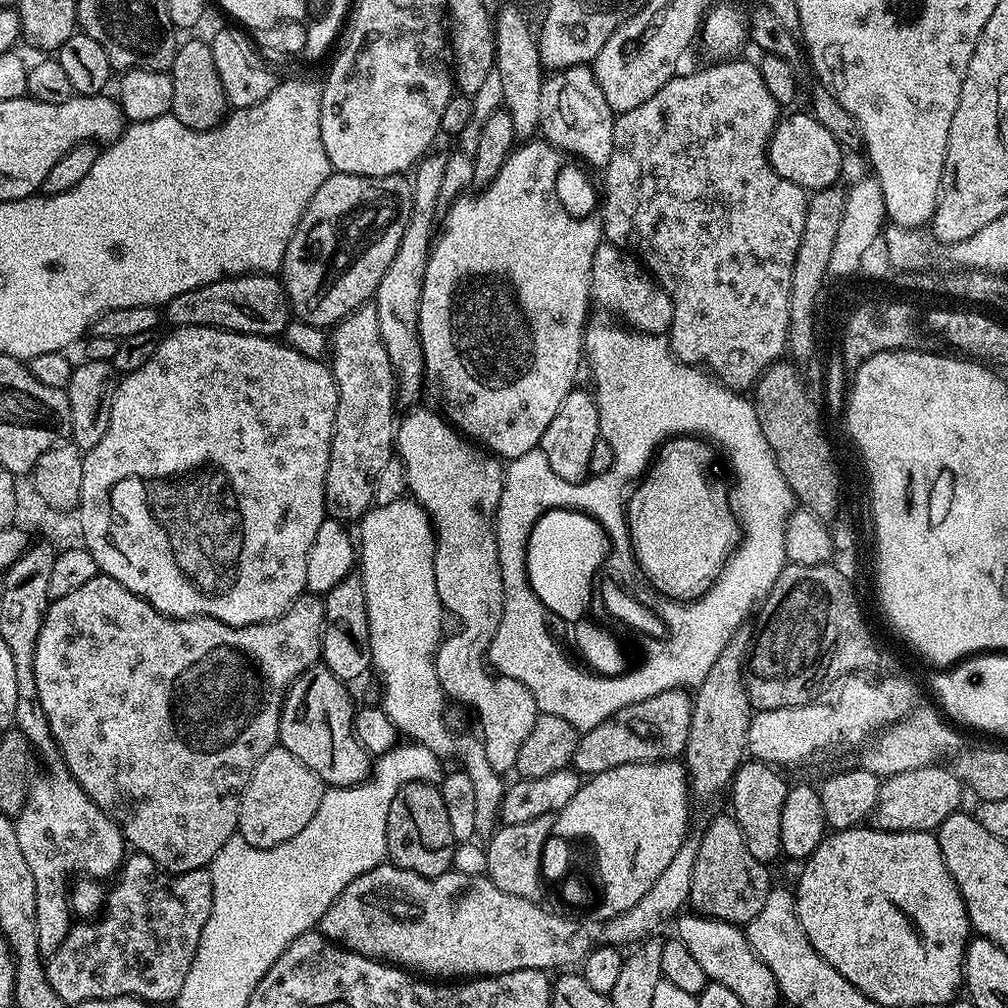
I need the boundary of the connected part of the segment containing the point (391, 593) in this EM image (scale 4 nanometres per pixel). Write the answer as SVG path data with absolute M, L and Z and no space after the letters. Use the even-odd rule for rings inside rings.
M411 498L390 502L389 505L373 506L358 521L358 574L366 590L366 614L370 626L370 650L372 651L372 668L380 675L380 684L384 687L379 703L386 718L394 722L397 731L409 741L426 746L441 761L457 760L468 773L470 782L474 782L474 793L480 792L480 808L488 816L488 808L496 809L496 796L504 796L506 787L503 775L486 760L483 741L475 734L456 736L454 729L448 725L445 706L448 706L444 691L437 680L435 666L436 649L440 647L442 631L440 620L436 616L420 616L420 608L436 608L438 601L432 583L432 559L436 549L436 533L432 531L432 522L428 519L421 504Z

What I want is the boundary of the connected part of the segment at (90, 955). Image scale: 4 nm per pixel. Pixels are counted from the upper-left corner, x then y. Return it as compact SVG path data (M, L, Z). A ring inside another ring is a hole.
M132 854L121 864L120 871L111 884L106 892L102 915L91 922L73 923L58 950L47 957L50 986L68 1006L87 1000L123 996L137 996L145 1002L175 1001L194 962L194 954L202 938L202 926L206 926L206 918L210 918L211 871L208 868L199 868L173 874L159 868L149 856Z

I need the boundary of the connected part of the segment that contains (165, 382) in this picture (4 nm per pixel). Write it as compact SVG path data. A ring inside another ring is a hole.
M206 326L173 327L168 337L157 343L154 354L146 366L138 366L138 370L127 373L116 385L116 397L112 399L110 410L110 426L106 434L102 434L102 442L84 453L82 466L82 494L78 505L80 512L80 532L84 535L83 547L94 558L97 569L103 575L114 578L114 582L122 582L126 590L136 596L142 596L163 616L174 616L177 620L187 620L190 616L209 616L218 622L226 622L226 626L254 626L262 622L270 622L278 618L290 607L299 596L306 592L306 558L310 558L310 546L314 546L314 538L318 535L318 526L326 518L324 510L324 483L326 482L326 466L330 462L330 442L334 434L334 414L338 410L338 386L332 377L332 369L323 359L306 358L306 354L298 354L298 350L289 348L287 344L276 338L267 336L248 336L244 332L225 332L223 328L207 328Z

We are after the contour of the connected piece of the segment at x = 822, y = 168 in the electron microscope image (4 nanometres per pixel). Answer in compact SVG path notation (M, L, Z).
M807 111L796 112L793 116L787 116L777 120L776 129L772 131L772 137L768 143L770 166L774 166L774 170L778 174L782 174L782 178L786 178L786 182L794 182L799 188L805 189L809 193L833 187L839 181L836 179L839 178L840 171L844 168L845 156L840 144L834 138L834 134L830 134L830 130L826 130L826 126L822 126L822 122L818 122Z

